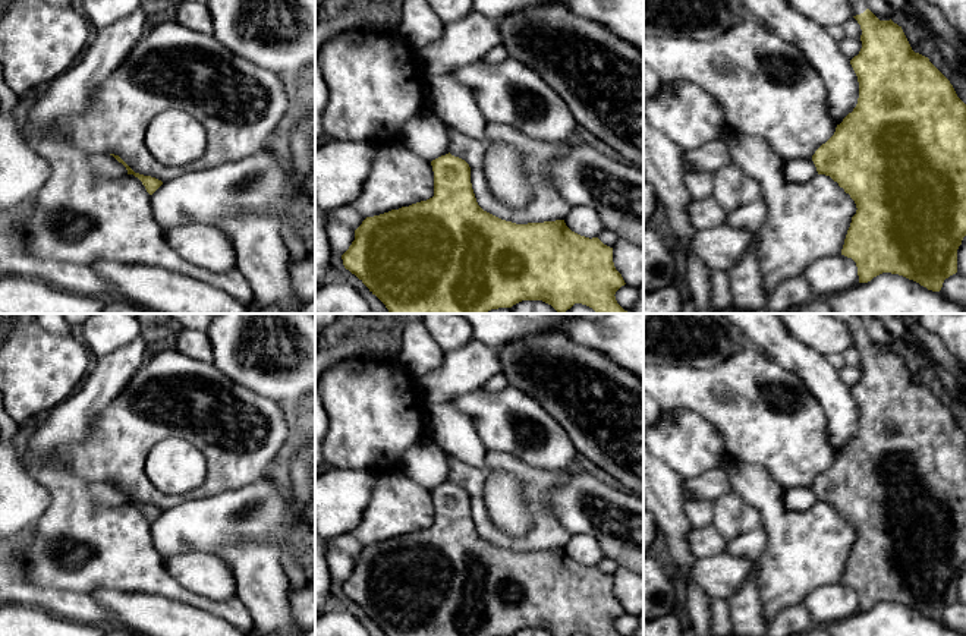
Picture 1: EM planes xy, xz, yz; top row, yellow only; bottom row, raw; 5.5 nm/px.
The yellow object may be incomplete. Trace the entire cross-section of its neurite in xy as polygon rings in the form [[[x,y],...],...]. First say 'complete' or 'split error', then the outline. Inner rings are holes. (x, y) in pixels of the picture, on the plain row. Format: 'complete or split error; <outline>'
complete; [[[114,482],[110,484],[113,484],[119,491],[122,491],[126,495],[128,503],[133,503],[135,506],[138,506],[150,523],[152,523],[163,513],[163,510],[155,506],[135,501],[119,484]]]

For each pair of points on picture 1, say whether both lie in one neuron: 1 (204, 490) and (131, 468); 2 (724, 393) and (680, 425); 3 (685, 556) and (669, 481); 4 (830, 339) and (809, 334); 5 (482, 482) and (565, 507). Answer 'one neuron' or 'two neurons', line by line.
1: one neuron
2: two neurons
3: one neuron
4: one neuron
5: two neurons

